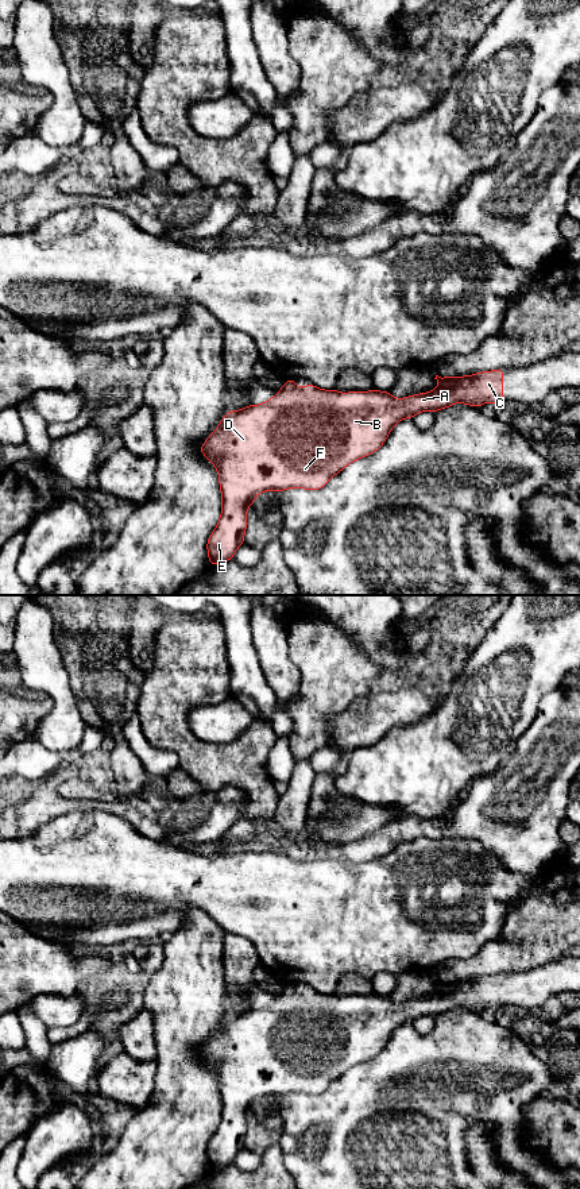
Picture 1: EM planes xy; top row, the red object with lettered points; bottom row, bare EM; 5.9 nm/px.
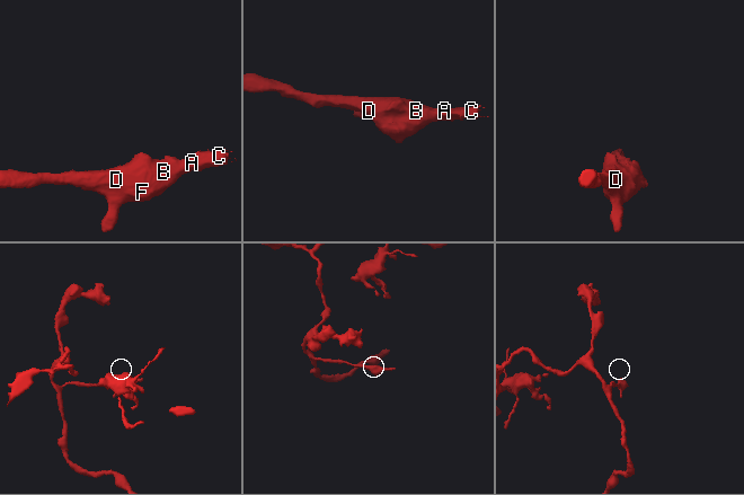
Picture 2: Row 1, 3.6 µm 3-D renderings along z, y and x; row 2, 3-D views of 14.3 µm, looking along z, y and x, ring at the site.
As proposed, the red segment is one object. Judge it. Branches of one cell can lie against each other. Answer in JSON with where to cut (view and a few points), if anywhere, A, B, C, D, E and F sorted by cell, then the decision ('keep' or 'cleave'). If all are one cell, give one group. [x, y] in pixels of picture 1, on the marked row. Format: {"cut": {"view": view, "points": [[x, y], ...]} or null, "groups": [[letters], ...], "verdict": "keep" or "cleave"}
{"cut": null, "groups": [["A", "B", "C", "D", "E", "F"]], "verdict": "keep"}

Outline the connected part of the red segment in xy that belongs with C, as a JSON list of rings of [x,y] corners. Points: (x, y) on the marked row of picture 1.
[[[503,368],[473,375],[436,375],[438,386],[429,393],[394,398],[390,391],[322,390],[312,383],[302,389],[295,379],[285,381],[283,387],[268,401],[227,412],[220,425],[200,447],[200,452],[216,467],[221,490],[221,517],[208,538],[209,564],[217,565],[233,559],[244,543],[247,509],[263,491],[289,489],[320,490],[329,479],[352,462],[378,451],[391,429],[403,418],[417,413],[437,412],[453,404],[480,408],[484,402],[504,404]]]

